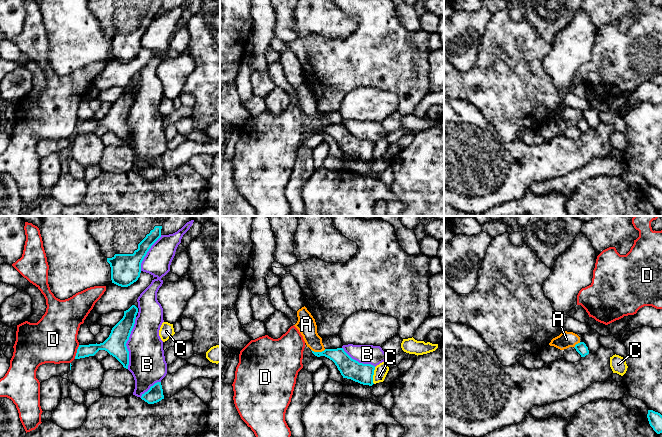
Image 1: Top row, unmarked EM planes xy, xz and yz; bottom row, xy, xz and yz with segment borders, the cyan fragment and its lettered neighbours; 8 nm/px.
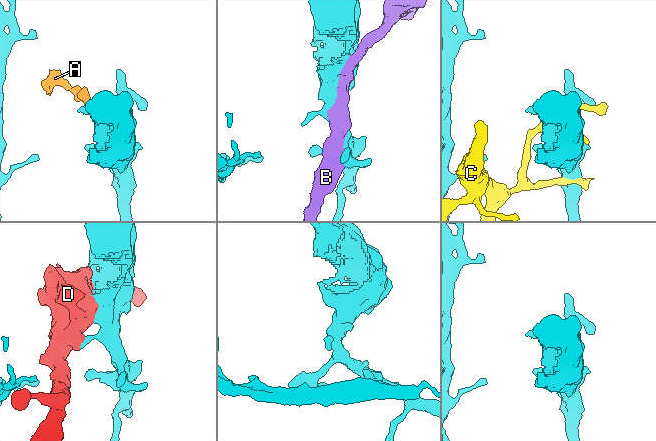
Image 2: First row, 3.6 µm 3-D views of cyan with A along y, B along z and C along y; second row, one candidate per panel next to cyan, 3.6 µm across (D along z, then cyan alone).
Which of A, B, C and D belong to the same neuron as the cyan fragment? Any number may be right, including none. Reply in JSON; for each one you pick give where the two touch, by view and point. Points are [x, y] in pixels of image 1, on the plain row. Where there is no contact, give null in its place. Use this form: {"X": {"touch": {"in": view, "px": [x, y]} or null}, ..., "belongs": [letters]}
{"belongs": []}

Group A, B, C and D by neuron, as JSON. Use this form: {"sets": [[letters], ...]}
{"sets": [["A"], ["B"], ["C"], ["D"]]}

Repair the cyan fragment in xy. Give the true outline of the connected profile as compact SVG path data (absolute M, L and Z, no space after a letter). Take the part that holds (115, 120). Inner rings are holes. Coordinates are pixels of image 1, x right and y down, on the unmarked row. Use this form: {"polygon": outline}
{"polygon": "M132 81L124 87L123 94L112 104L109 113L100 120L79 121L75 135L94 132L99 126L105 126L128 145L129 127L126 119L135 100L138 84Z"}

